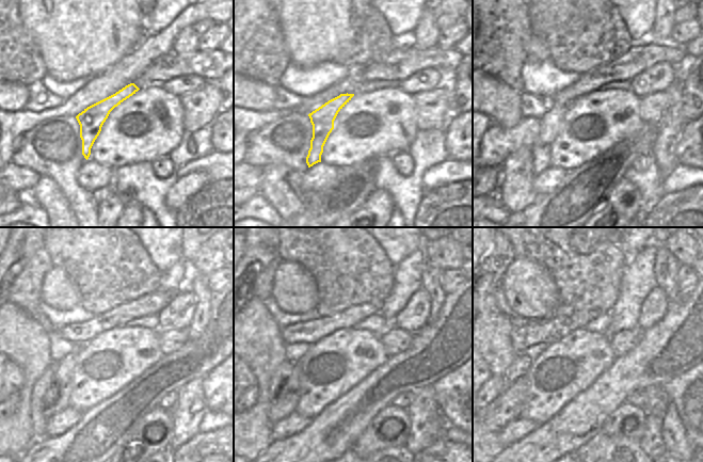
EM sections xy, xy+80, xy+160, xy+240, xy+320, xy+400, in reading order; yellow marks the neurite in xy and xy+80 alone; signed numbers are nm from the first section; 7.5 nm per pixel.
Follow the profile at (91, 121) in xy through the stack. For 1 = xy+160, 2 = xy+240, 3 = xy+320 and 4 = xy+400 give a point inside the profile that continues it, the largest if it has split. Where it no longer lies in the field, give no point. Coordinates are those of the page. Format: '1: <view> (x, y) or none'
1: xy+160 (550, 122)
2: xy+240 (58, 398)
3: xy+320 (287, 401)
4: xy+400 (508, 405)

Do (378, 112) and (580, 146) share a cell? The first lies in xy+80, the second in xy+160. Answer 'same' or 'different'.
same

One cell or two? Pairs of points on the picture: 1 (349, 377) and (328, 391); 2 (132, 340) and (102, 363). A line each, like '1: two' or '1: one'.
1: one
2: one

